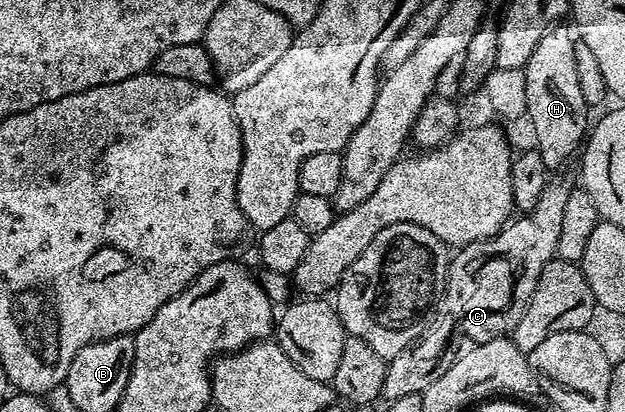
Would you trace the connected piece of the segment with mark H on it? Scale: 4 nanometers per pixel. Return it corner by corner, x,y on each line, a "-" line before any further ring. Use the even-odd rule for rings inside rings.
558,23
539,39
539,47
531,51
531,59
525,64
525,78
527,79
527,122
533,128
537,136
535,147
539,155
543,155
543,163
547,163
550,171
561,171
561,168
569,160
578,156
583,142
591,128
591,117
589,121
590,106
585,104
583,91
579,91
579,74
575,72
575,47
579,44
574,30
568,24

